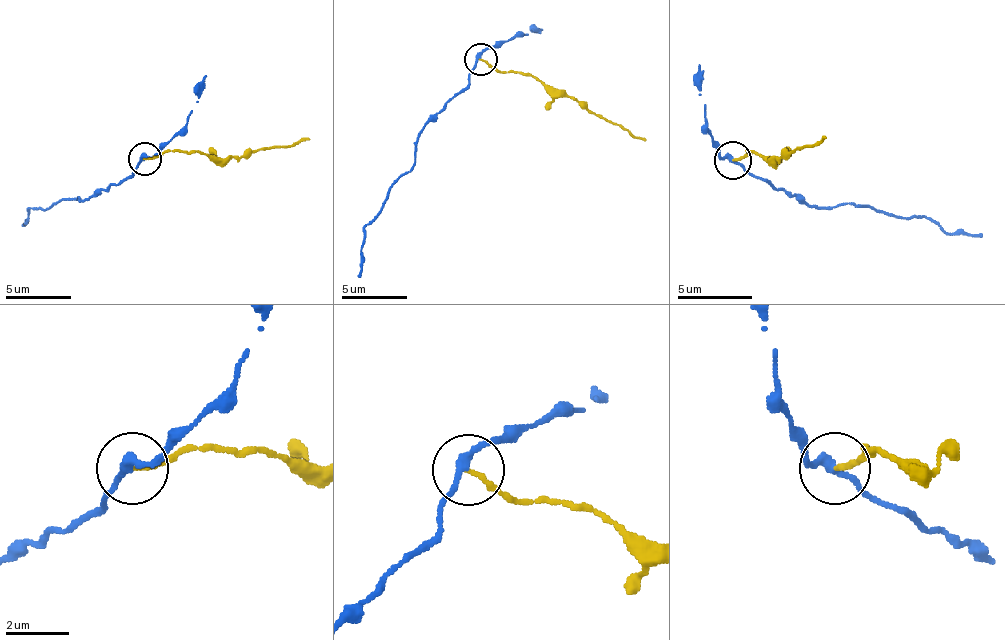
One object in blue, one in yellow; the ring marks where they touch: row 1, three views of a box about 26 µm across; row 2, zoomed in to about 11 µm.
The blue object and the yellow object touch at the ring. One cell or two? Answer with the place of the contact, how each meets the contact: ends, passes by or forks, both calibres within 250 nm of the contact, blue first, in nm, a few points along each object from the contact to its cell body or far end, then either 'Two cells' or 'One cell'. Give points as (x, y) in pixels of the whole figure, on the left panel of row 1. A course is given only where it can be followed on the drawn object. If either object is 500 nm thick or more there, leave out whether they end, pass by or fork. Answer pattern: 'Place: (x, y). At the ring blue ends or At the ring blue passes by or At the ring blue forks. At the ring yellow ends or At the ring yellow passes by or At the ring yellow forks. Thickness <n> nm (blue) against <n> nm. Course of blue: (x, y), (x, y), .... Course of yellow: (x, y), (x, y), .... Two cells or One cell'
Place: (144, 159). At the ring blue passes by. At the ring yellow ends. Thickness 240 nm (blue) against 140 nm. Course of blue: (145, 160), (129, 176), (86, 199), (60, 202), (47, 209), (31, 209), (24, 222). Course of yellow: (145, 160), (168, 150), (194, 150), (240, 160), (256, 150), (309, 140). Two cells

